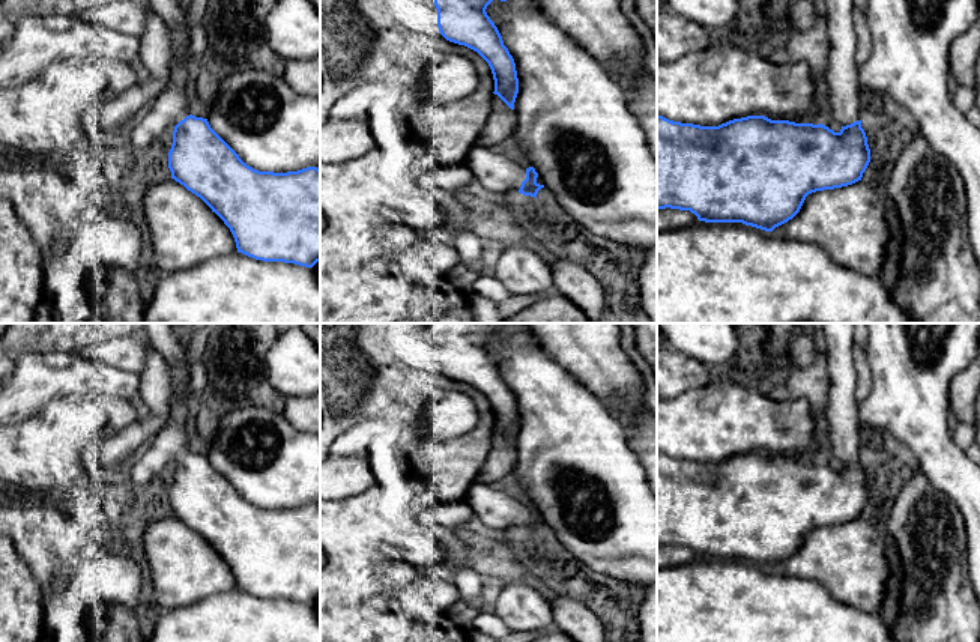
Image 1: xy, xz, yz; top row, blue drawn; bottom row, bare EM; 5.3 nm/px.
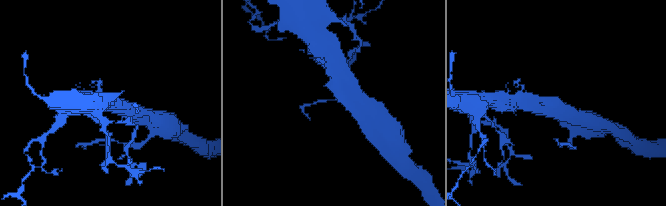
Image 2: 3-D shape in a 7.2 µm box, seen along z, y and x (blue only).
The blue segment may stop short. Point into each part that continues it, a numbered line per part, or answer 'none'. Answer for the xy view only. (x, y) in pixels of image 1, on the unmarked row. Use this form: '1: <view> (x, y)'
1: xy (172, 442)

